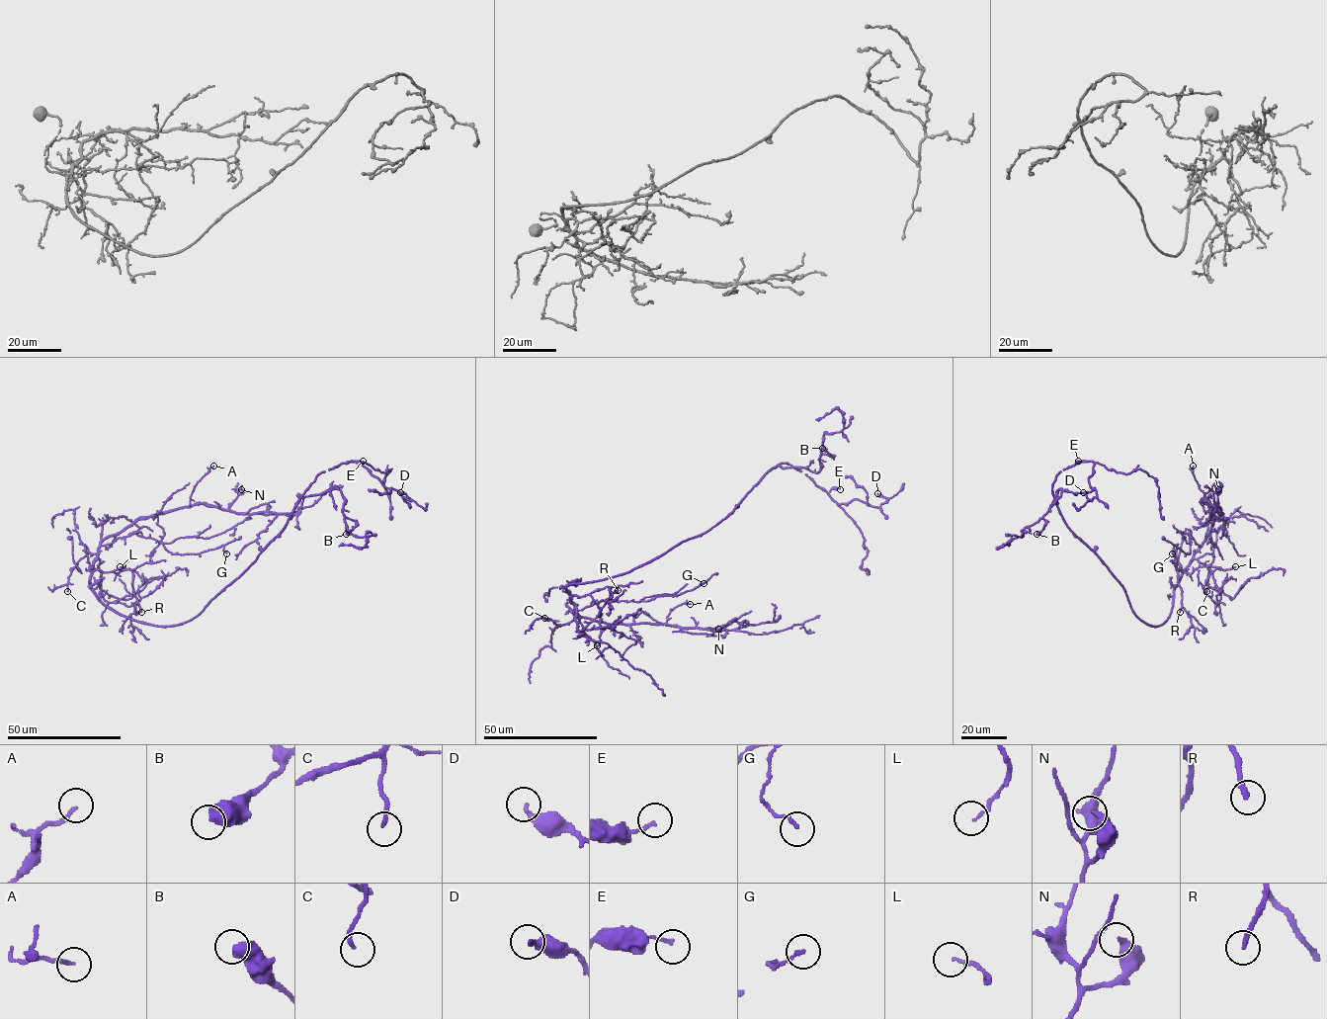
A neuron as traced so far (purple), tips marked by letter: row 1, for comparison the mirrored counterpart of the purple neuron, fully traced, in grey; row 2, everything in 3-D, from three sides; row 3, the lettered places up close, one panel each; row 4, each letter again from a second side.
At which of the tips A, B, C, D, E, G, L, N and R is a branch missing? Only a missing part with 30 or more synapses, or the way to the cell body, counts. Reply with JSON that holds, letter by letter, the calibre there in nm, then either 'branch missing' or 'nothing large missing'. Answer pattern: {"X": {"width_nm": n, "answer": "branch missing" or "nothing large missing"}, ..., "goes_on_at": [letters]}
{"A": {"width_nm": 160, "answer": "nothing large missing"}, "B": {"width_nm": 600, "answer": "nothing large missing"}, "C": {"width_nm": 150, "answer": "nothing large missing"}, "D": {"width_nm": 260, "answer": "nothing large missing"}, "E": {"width_nm": 130, "answer": "nothing large missing"}, "G": {"width_nm": 130, "answer": "nothing large missing"}, "L": {"width_nm": 110, "answer": "nothing large missing"}, "N": {"width_nm": 320, "answer": "nothing large missing"}, "R": {"width_nm": 190, "answer": "branch missing"}, "goes_on_at": ["R"]}

